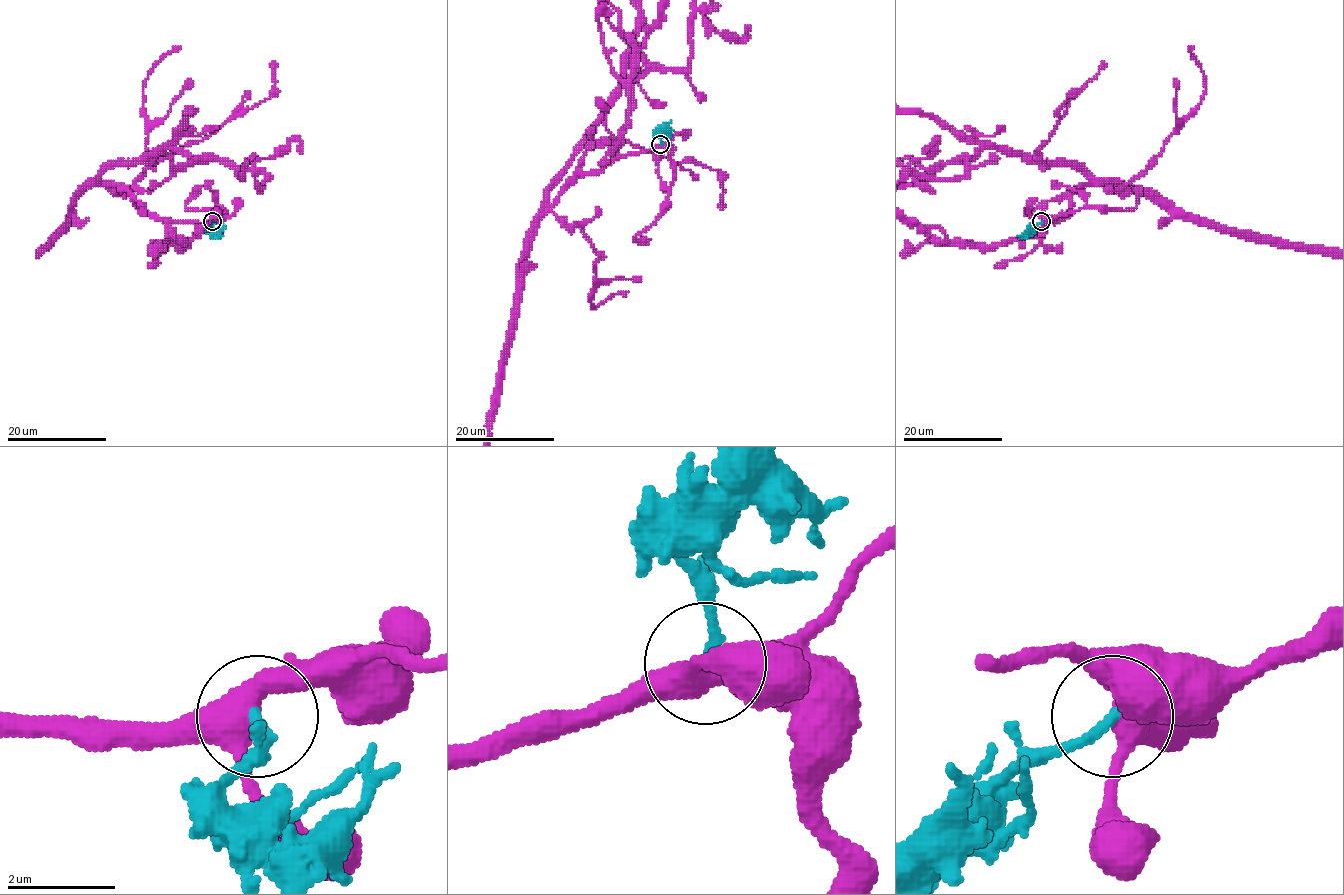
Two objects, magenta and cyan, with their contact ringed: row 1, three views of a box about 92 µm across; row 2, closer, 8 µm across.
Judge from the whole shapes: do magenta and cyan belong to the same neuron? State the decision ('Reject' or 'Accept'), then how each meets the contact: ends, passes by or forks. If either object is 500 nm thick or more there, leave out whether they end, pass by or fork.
Reject. At the ring magenta forks. At the ring cyan ends

